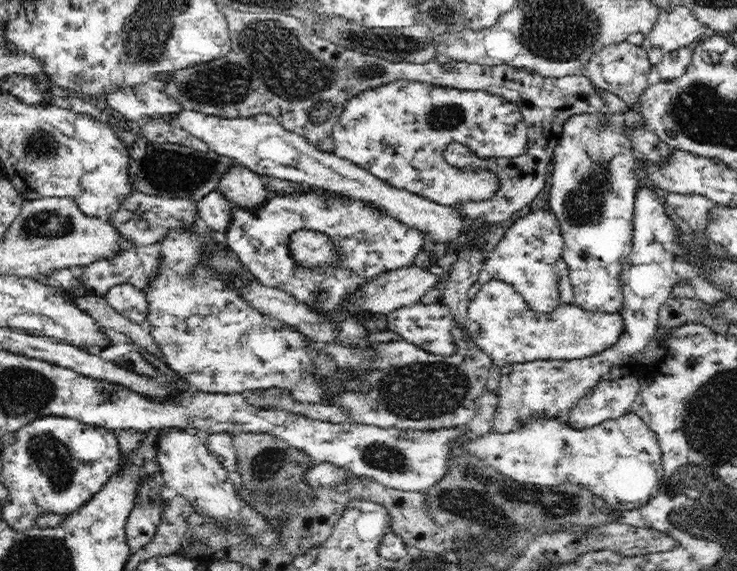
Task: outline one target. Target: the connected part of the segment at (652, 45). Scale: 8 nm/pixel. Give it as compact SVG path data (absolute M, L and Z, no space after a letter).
M670 5L666 8L659 8L658 22L652 27L650 32L643 35L641 47L646 51L650 66L657 66L661 58L669 52L684 48L693 47L701 39L706 28L696 20L690 13L690 9L684 5Z

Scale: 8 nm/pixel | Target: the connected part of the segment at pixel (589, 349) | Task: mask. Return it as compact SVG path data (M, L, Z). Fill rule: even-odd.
M489 281L471 298L467 328L484 354L500 364L535 360L576 360L610 348L622 332L620 312L596 312L561 303L551 313L532 310L510 284Z

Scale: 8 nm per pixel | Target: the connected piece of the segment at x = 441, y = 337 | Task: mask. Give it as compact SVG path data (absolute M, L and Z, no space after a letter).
M421 302L414 305L398 308L387 314L387 326L389 330L399 333L404 341L412 342L432 354L450 356L456 351L456 345L452 341L450 330L454 328L454 317L450 315L448 307L442 302L424 305Z

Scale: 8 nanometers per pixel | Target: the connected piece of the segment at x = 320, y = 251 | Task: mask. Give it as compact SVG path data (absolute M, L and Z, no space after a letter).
M300 231L291 236L290 248L293 255L306 266L328 264L334 260L334 249L330 239L322 233Z

